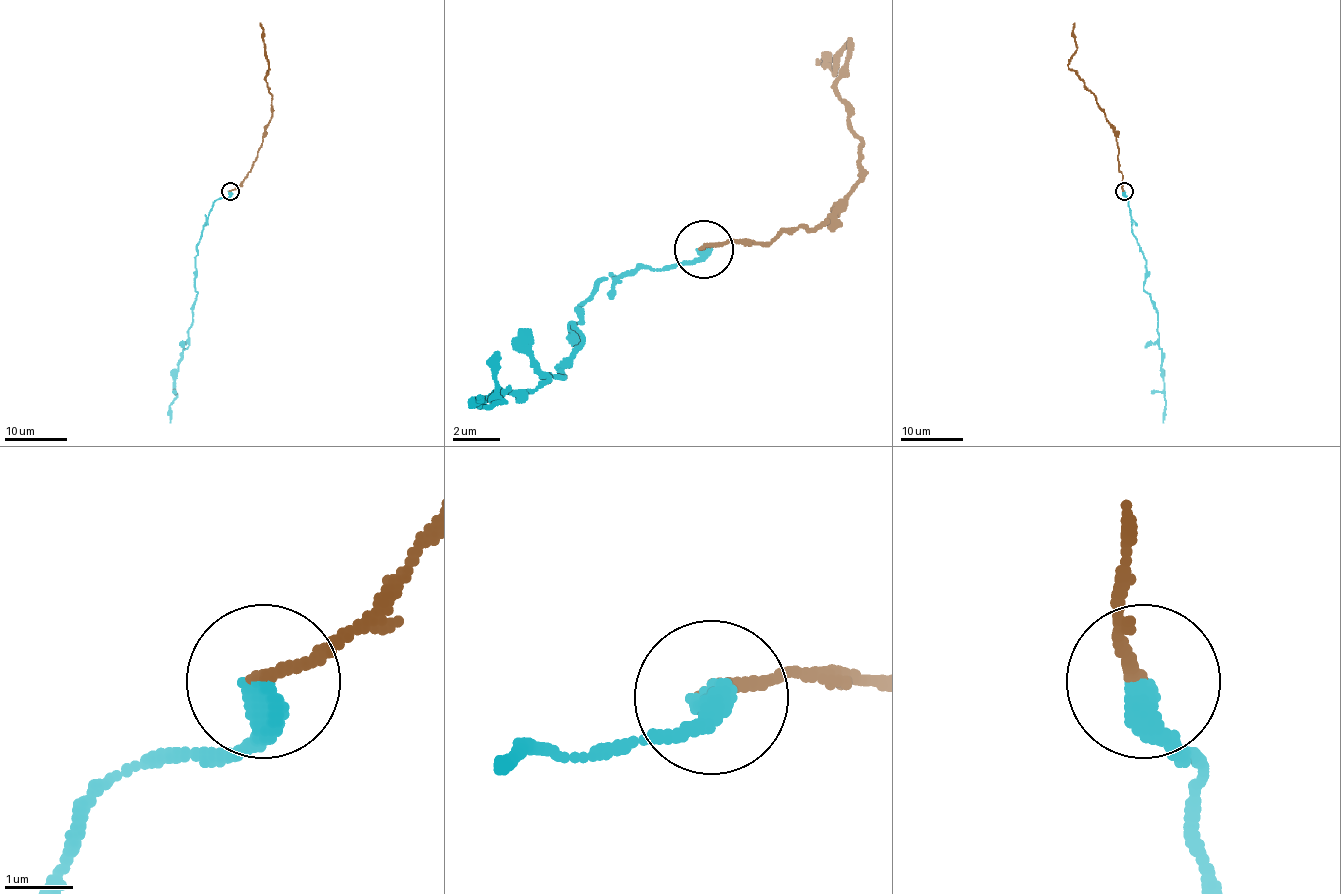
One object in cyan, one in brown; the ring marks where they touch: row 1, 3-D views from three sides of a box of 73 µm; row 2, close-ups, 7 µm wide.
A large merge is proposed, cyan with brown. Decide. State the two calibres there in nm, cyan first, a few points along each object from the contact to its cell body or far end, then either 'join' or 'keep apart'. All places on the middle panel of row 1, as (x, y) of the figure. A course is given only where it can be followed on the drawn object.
400 nm thick on the cyan side, 170 nm on the other; cyan runs (702, 250), (602, 280), (573, 333), (573, 321), (579, 345), (561, 374), (496, 403), (479, 398); brown runs (702, 250), (808, 227), (861, 180), (861, 145), (838, 97), (849, 39), (832, 74), (826, 56), (814, 62); keep apart

